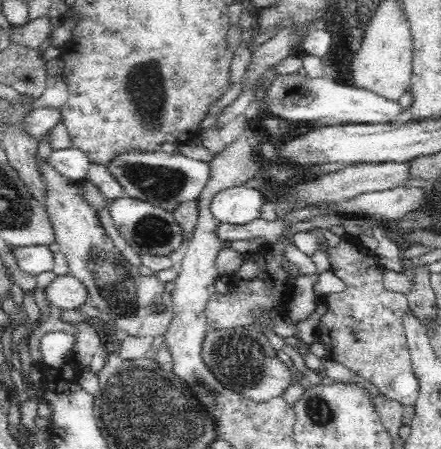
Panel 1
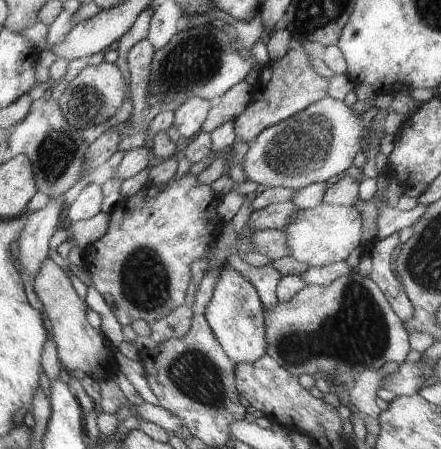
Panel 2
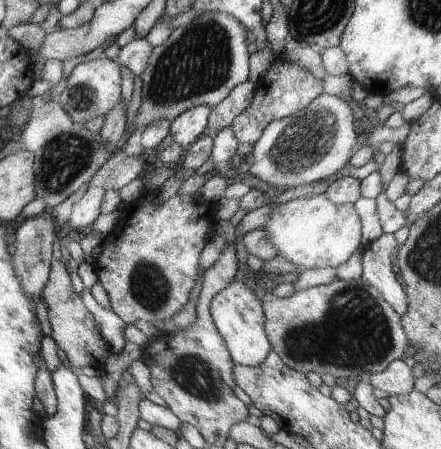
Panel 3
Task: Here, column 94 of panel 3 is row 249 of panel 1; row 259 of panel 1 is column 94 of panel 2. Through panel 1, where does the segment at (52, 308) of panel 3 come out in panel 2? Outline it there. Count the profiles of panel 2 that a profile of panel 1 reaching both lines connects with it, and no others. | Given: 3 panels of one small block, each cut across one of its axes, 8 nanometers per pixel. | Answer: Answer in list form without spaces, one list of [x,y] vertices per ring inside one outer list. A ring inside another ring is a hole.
[[[47,260],[41,272],[41,278],[35,280],[37,294],[45,302],[45,314],[53,328],[53,342],[59,350],[59,360],[67,366],[67,370],[83,370],[87,376],[95,380],[107,380],[113,378],[119,372],[117,358],[115,358],[115,344],[109,340],[107,334],[101,330],[95,330],[95,326],[89,322],[87,312],[89,304],[81,298],[77,286],[73,284],[73,278],[67,276],[67,272],[55,262]]]

